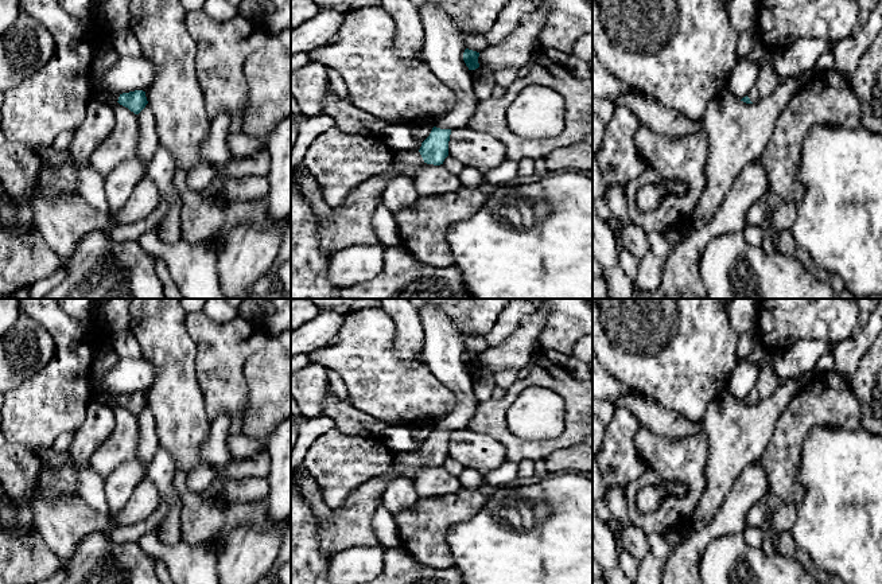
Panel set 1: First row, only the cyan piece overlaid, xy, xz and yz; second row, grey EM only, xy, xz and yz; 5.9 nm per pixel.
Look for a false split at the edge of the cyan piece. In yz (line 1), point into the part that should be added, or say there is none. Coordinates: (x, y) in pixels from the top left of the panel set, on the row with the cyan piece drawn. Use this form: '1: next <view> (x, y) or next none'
1: next yz (768, 80)

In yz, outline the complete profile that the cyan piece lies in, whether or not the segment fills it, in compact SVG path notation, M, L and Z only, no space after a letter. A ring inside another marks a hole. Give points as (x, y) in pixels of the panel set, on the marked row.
M755 42L746 58L750 61L759 62L761 70L755 85L749 92L749 94L743 97L741 101L746 104L757 104L761 100L769 97L780 85L784 77L780 77L774 71L773 55L768 54L759 42Z

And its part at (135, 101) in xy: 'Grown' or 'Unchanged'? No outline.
Grown

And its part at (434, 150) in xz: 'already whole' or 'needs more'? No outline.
needs more

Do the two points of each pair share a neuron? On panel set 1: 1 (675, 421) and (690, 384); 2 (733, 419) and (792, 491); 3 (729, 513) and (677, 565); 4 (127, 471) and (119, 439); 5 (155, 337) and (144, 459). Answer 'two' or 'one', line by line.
1: two
2: two
3: one
4: two
5: two

